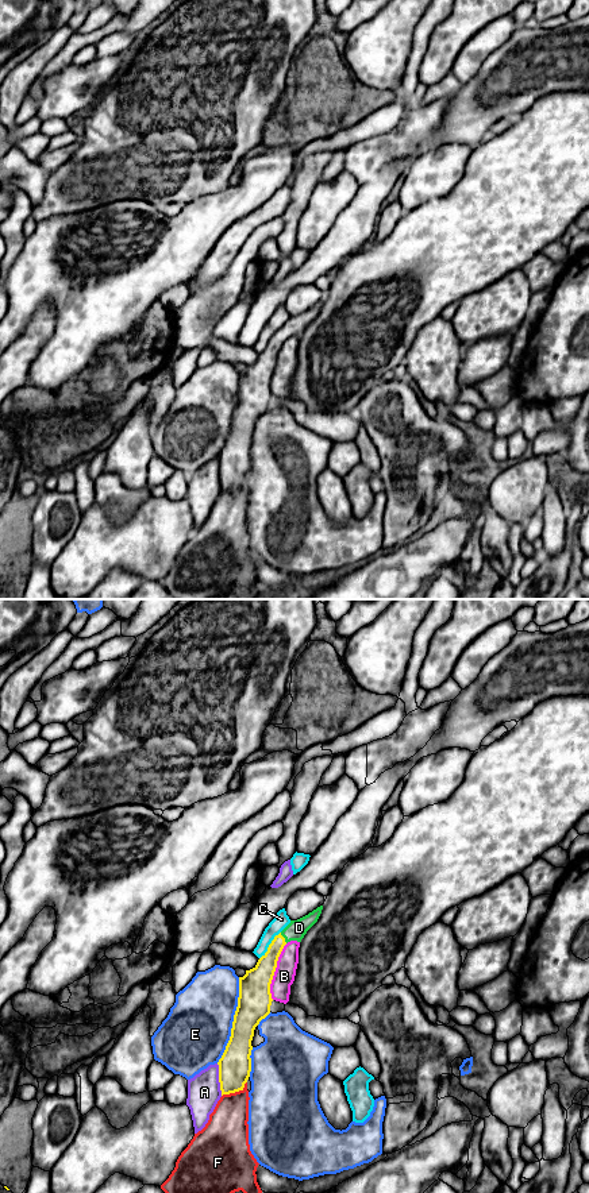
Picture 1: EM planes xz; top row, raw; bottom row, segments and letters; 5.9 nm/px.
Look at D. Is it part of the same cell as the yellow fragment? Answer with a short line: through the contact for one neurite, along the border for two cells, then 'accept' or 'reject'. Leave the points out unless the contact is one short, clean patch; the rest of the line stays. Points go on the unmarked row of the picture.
line xz (262, 369), (273, 346), (284, 334), (296, 325); accept

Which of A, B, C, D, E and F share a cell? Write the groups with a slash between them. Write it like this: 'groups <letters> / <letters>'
groups A / B / C / D / E / F

